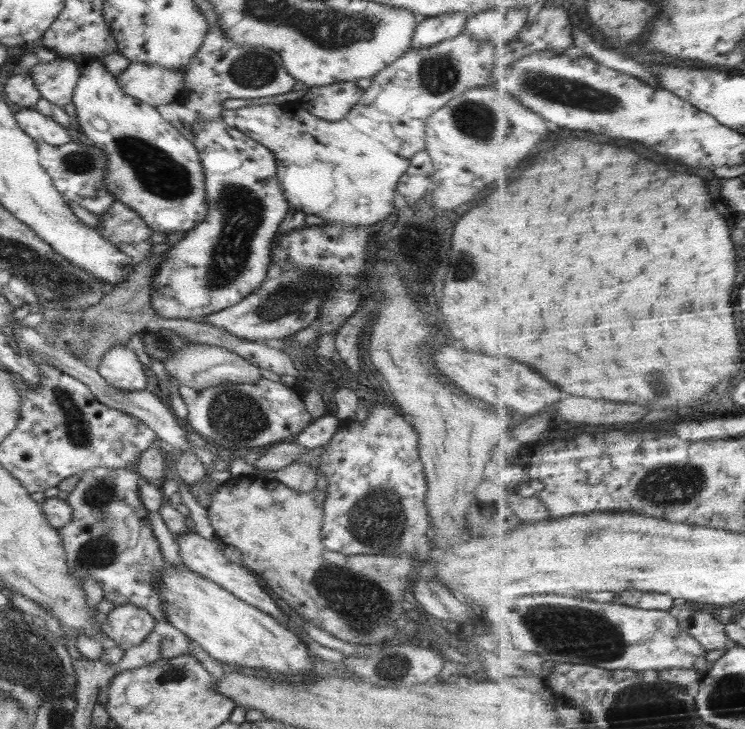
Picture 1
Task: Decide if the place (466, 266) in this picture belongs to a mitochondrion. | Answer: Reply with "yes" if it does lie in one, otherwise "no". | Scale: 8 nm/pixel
yes

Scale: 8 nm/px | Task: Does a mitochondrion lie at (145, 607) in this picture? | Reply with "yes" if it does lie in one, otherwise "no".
no

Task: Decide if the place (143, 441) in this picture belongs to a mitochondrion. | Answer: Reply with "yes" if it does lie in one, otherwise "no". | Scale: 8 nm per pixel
no

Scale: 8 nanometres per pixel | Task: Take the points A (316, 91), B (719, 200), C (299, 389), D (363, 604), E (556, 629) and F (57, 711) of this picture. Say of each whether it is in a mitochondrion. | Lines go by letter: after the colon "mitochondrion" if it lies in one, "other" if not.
A: other
B: other
C: other
D: mitochondrion
E: mitochondrion
F: mitochondrion

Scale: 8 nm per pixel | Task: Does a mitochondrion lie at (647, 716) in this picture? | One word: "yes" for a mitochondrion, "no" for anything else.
yes

